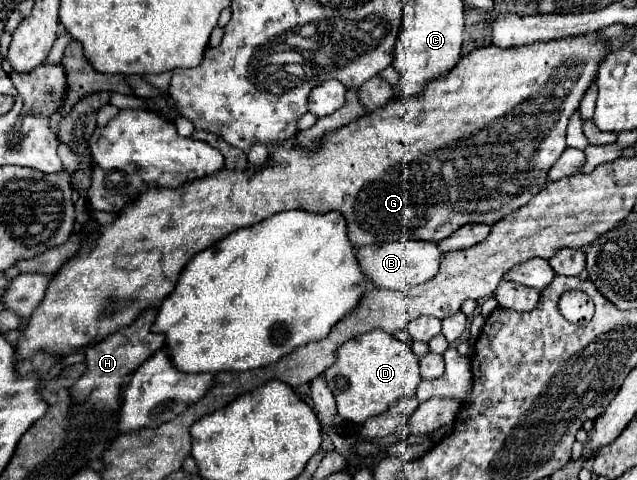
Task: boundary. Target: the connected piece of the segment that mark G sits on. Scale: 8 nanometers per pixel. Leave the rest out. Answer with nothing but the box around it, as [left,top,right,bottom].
[16,33,608,359]

